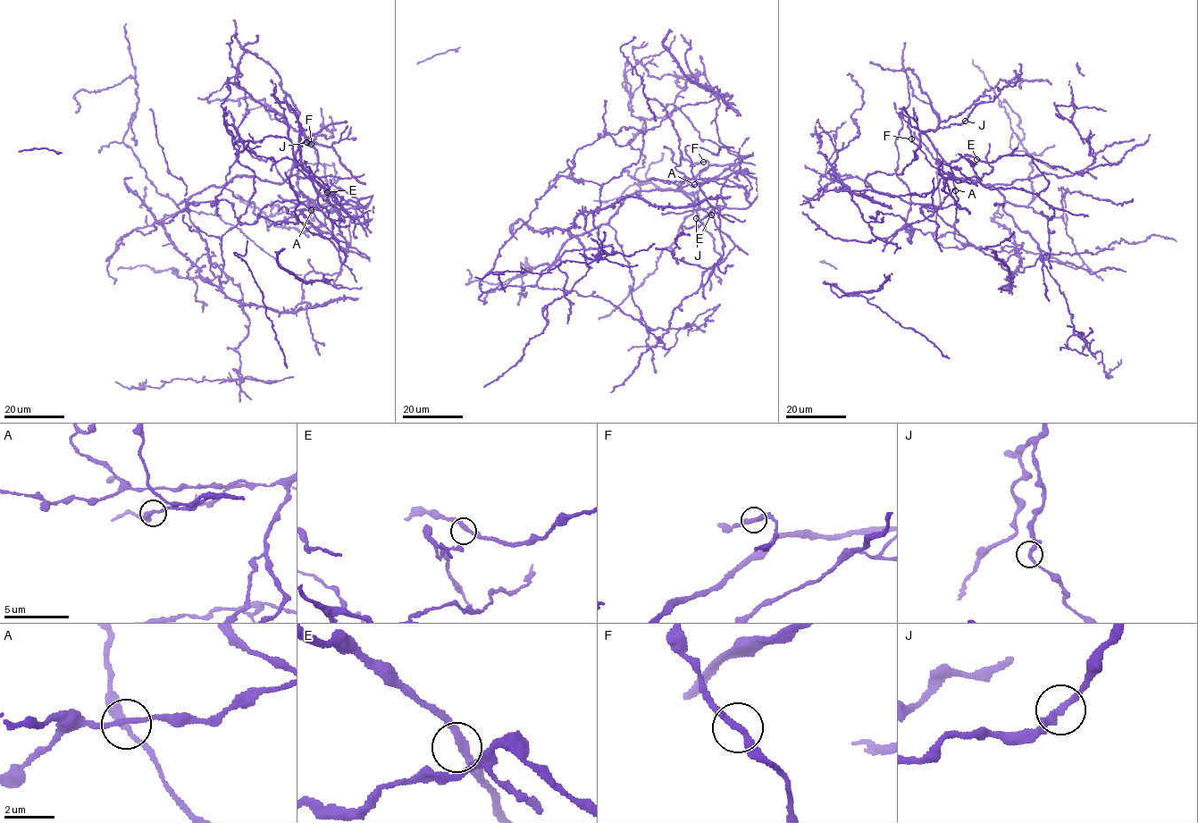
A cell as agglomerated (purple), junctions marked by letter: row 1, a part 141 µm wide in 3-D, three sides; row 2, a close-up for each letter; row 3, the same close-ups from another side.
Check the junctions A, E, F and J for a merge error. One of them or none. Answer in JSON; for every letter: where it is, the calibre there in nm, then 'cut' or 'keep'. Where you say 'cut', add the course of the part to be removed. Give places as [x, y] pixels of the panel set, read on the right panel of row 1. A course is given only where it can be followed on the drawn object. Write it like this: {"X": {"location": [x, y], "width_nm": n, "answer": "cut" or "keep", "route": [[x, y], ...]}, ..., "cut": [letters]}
{"A": {"location": [955, 190], "width_nm": 320, "answer": "keep"}, "E": {"location": [976, 159], "width_nm": 260, "answer": "keep"}, "F": {"location": [911, 138], "width_nm": 280, "answer": "keep"}, "J": {"location": [965, 121], "width_nm": 280, "answer": "keep"}, "cut": []}

